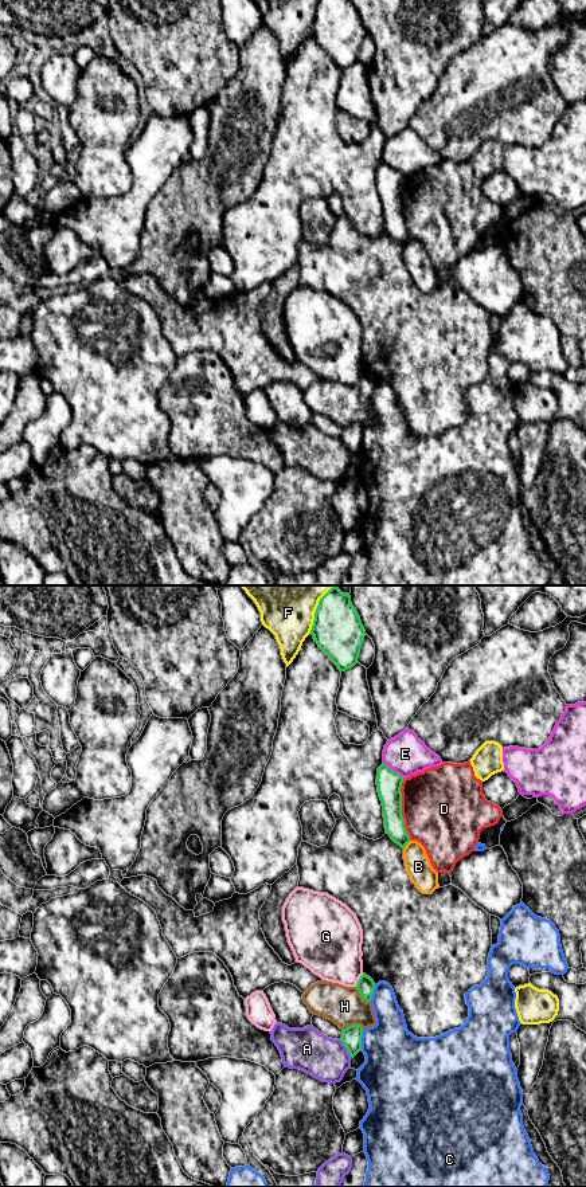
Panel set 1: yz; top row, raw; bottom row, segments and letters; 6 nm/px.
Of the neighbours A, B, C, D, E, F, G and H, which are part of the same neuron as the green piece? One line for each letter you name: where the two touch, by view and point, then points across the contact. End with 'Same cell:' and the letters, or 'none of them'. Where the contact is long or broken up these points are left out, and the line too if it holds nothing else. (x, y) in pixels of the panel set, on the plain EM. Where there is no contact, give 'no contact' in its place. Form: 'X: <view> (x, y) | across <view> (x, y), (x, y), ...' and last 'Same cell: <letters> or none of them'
Same cell: none of them

